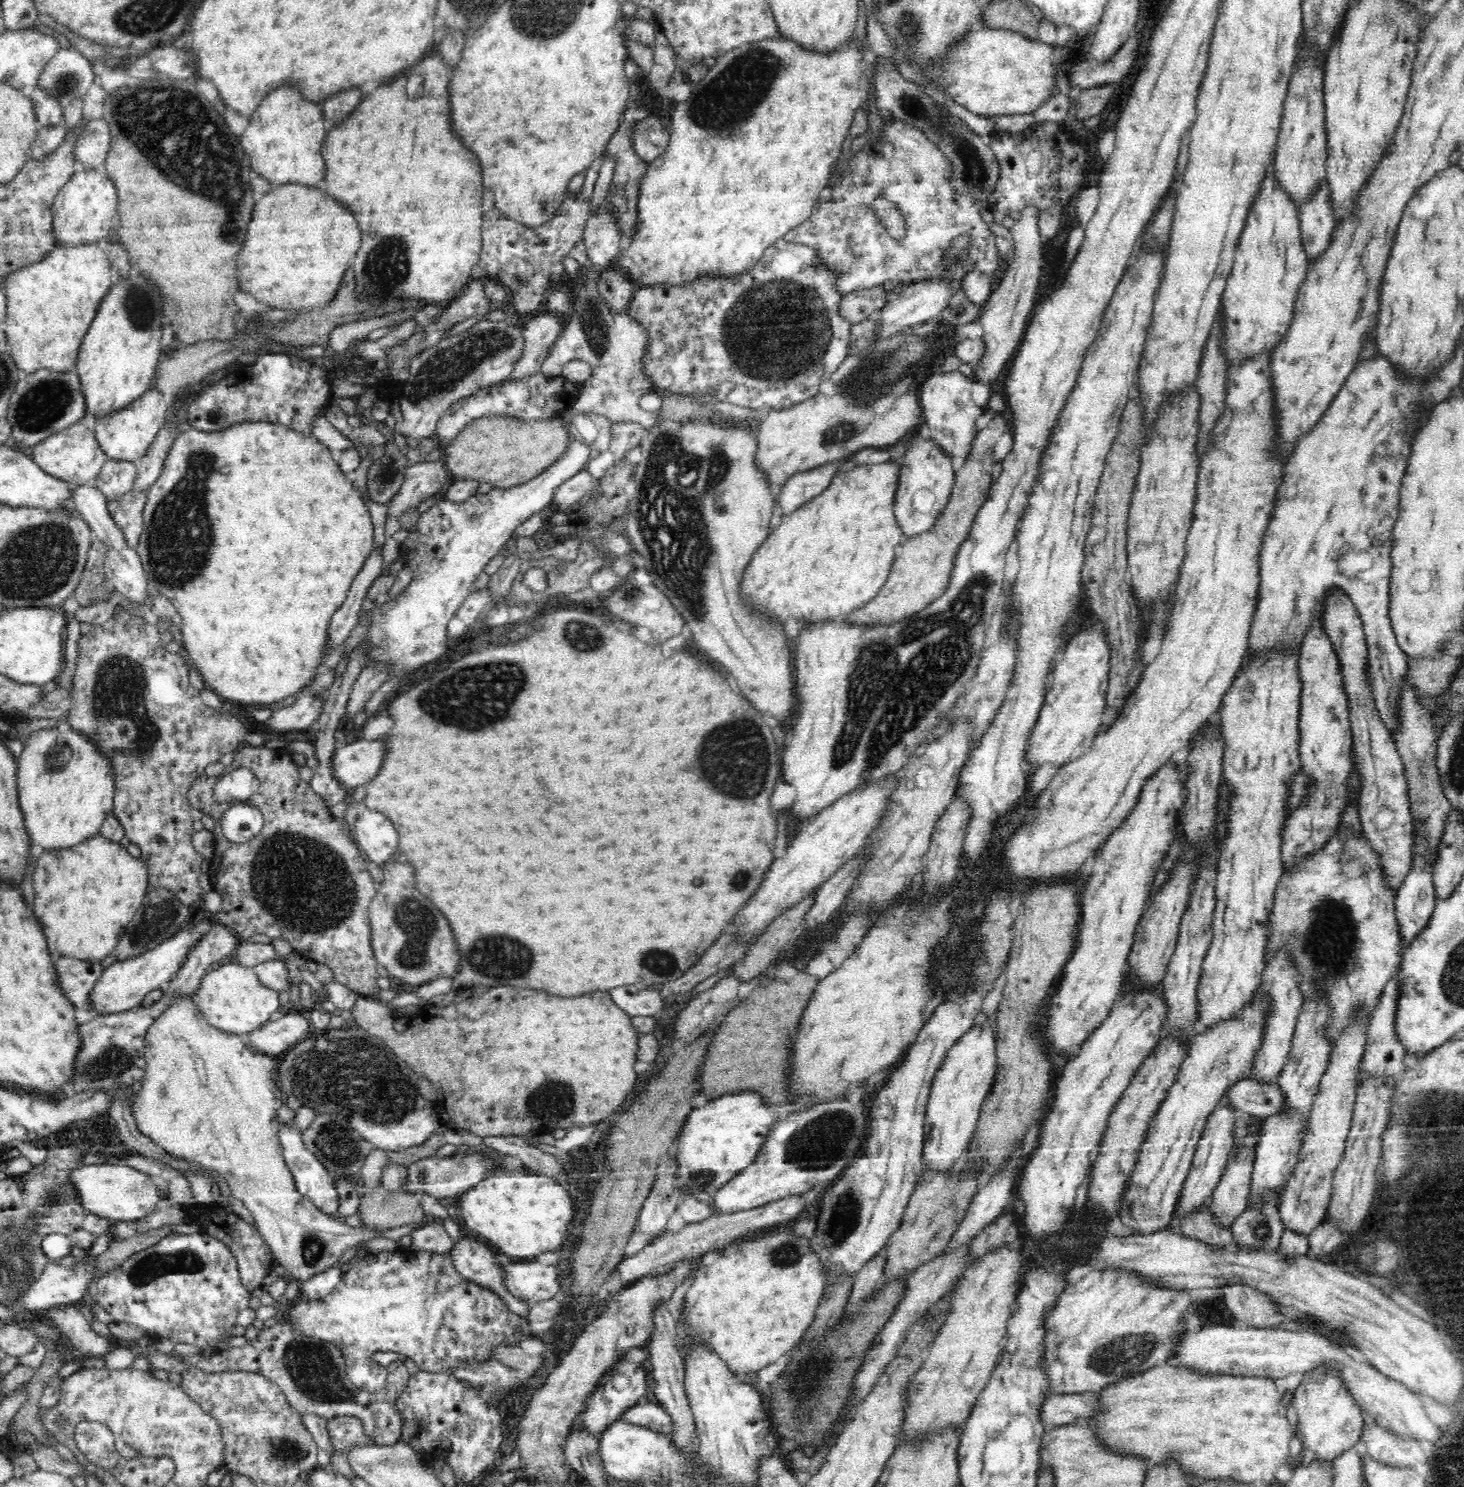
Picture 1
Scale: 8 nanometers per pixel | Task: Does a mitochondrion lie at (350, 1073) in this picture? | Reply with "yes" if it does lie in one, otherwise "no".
yes

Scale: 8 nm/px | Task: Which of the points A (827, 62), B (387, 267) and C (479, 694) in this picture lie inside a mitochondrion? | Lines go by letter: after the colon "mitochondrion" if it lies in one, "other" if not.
A: other
B: mitochondrion
C: mitochondrion

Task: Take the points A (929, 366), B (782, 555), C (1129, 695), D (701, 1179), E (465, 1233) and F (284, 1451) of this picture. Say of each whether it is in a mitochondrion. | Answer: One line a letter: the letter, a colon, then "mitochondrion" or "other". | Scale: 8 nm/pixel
A: other
B: other
C: other
D: mitochondrion
E: other
F: mitochondrion

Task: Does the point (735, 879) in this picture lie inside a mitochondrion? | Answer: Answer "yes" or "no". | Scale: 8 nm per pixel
yes

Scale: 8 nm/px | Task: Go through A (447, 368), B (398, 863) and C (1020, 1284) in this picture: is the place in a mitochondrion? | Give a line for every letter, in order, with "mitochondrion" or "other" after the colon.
A: mitochondrion
B: other
C: other

